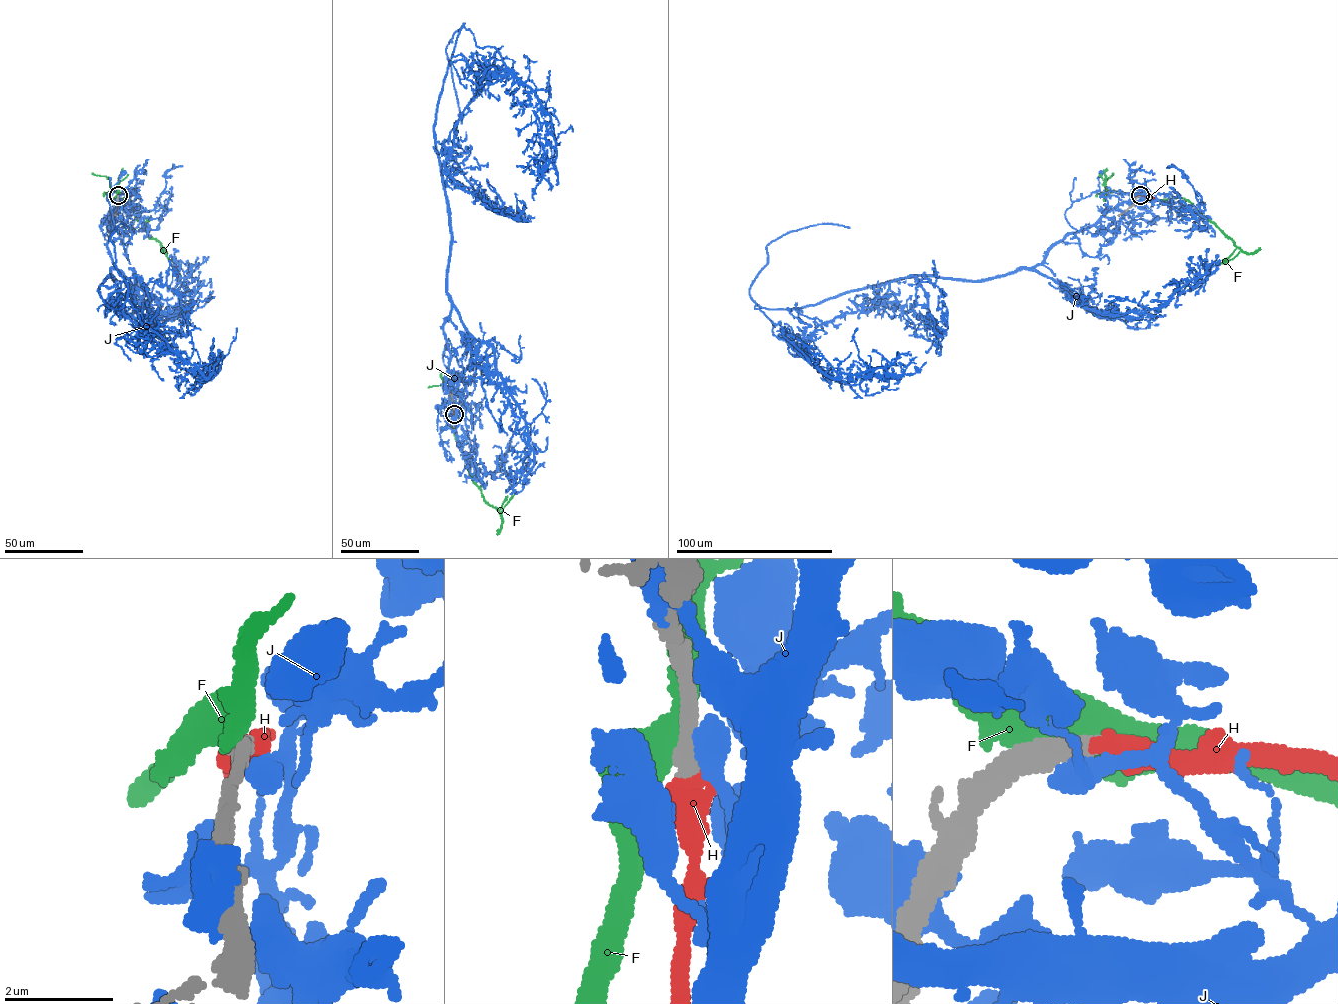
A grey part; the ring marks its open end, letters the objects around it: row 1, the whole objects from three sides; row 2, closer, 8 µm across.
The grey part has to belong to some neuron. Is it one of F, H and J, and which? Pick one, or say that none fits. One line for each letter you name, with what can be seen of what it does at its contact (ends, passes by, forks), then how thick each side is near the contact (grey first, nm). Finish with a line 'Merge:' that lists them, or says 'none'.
H: it ends | 420/500 nm
Merge: H

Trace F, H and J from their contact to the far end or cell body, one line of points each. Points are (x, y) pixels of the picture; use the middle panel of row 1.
F: (453, 412), (451, 423), (457, 444), (463, 453), (472, 481), (486, 501), (501, 514), (513, 494)
H: (454, 414), (455, 429)
J: (454, 413), (436, 143), (456, 163), (454, 127), (502, 69), (551, 123), (556, 157), (523, 173)

